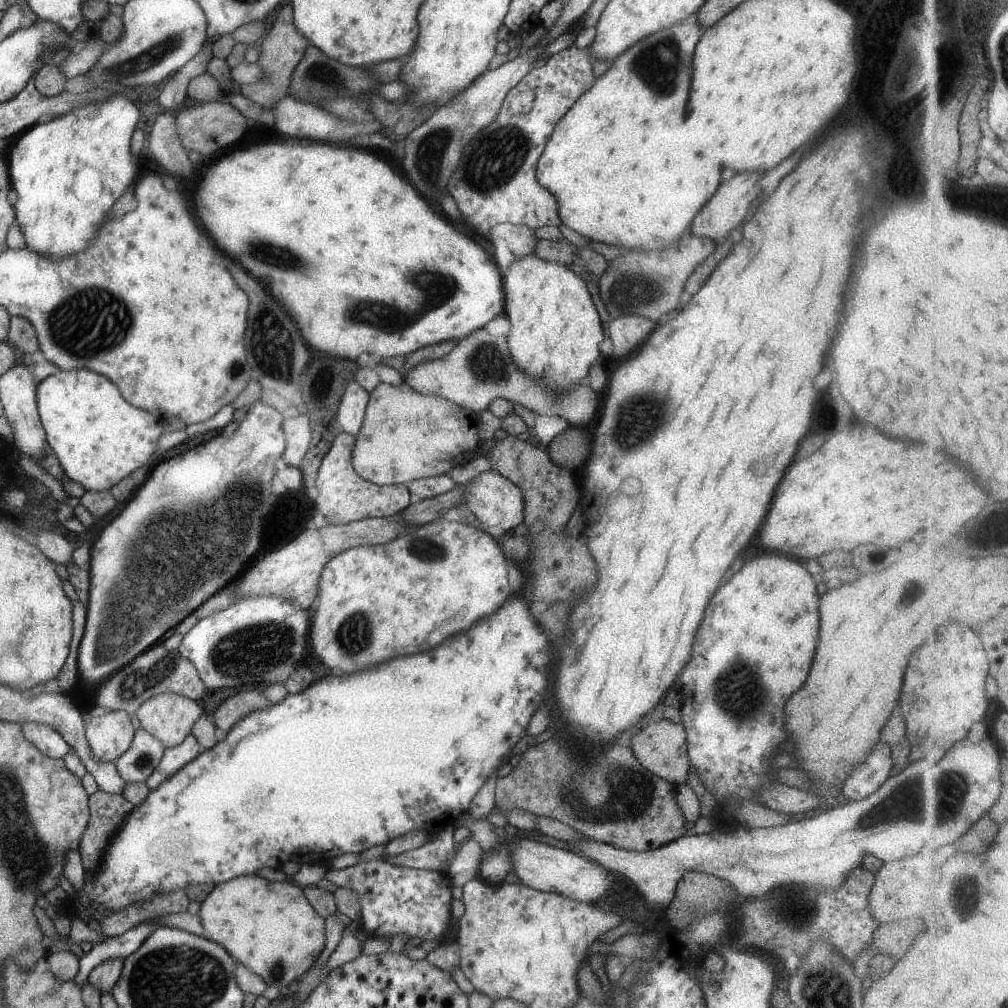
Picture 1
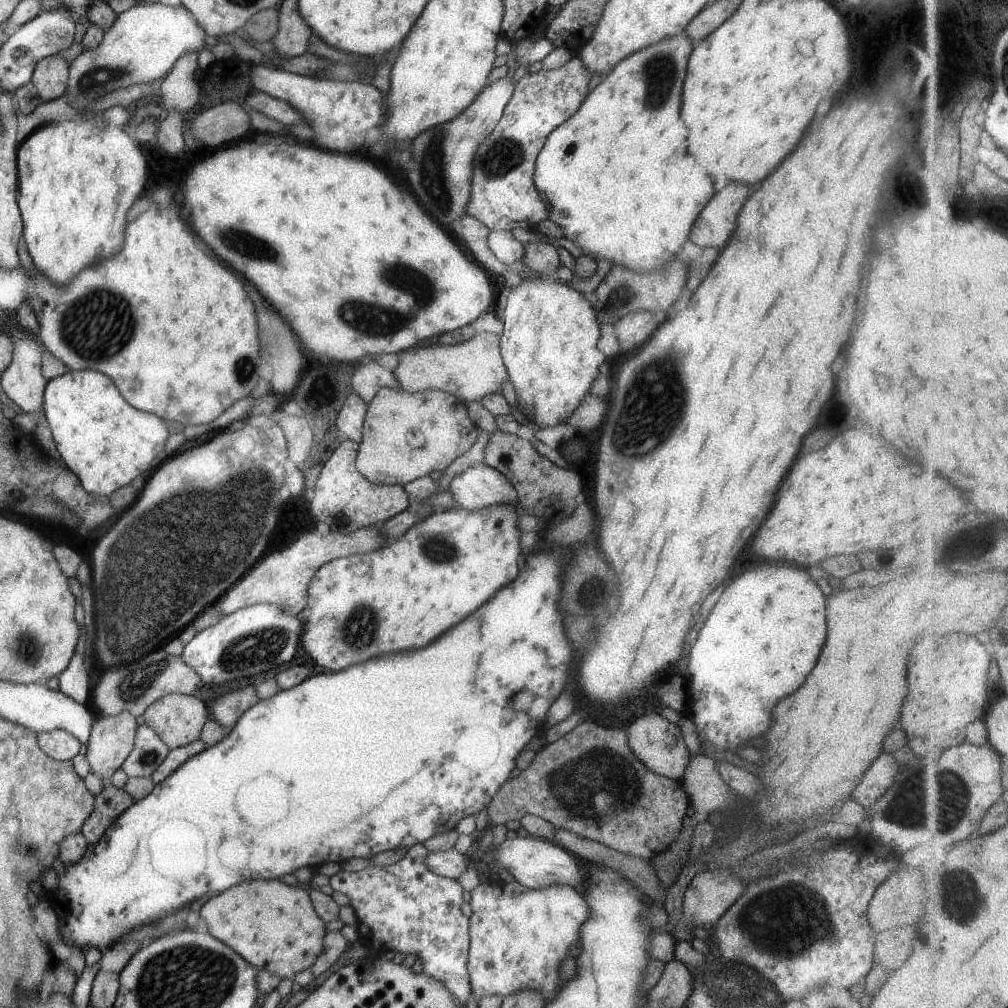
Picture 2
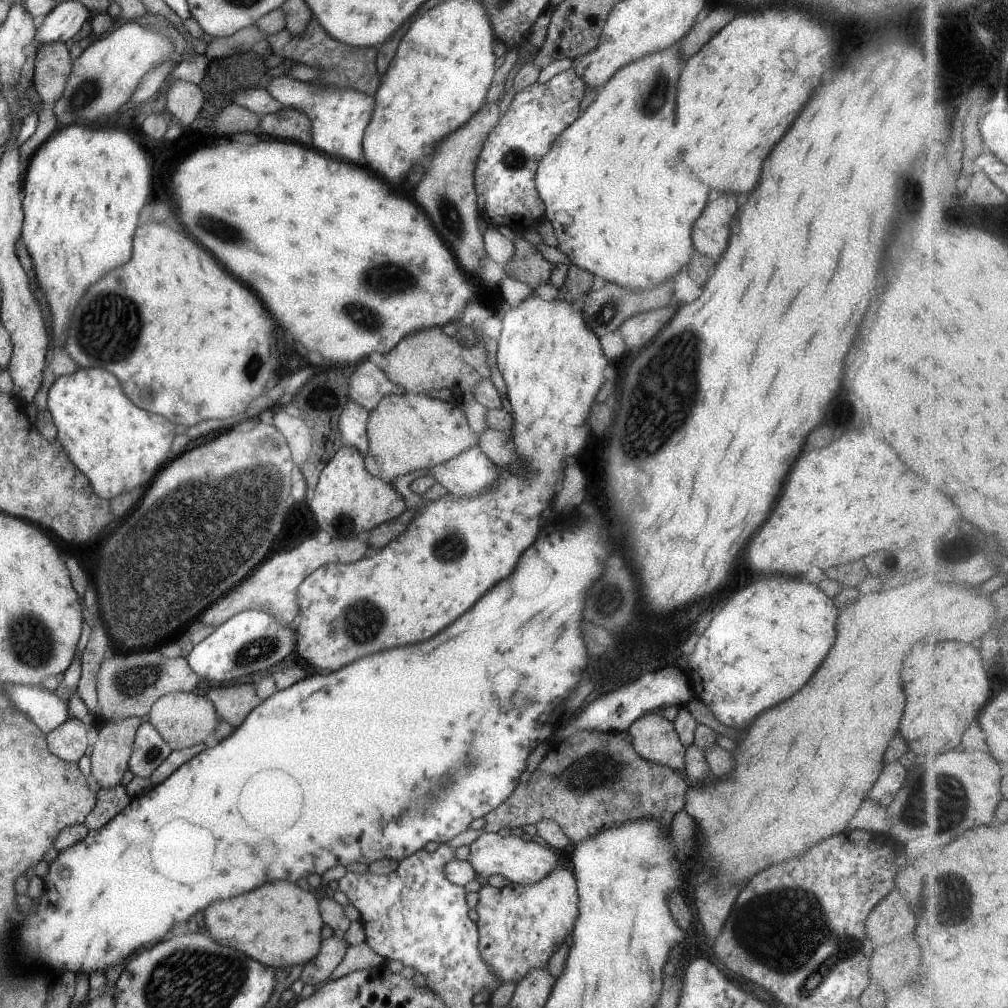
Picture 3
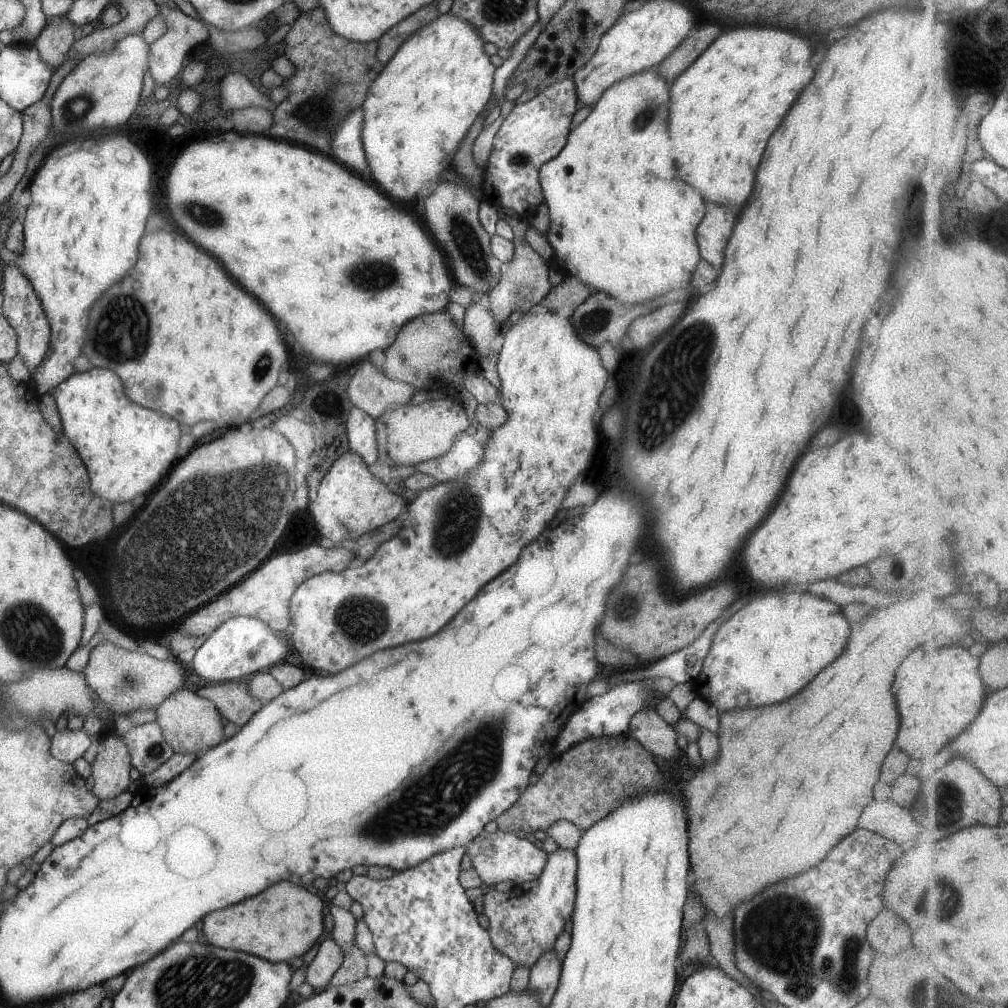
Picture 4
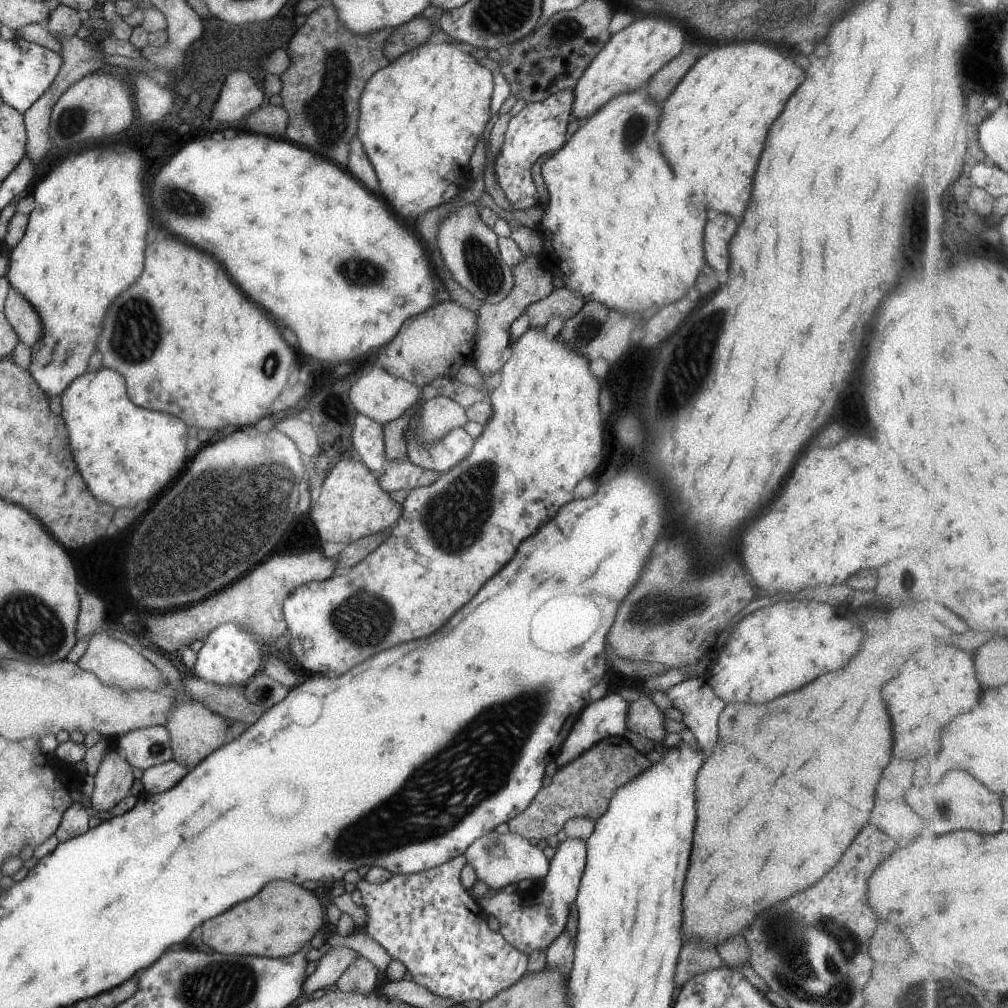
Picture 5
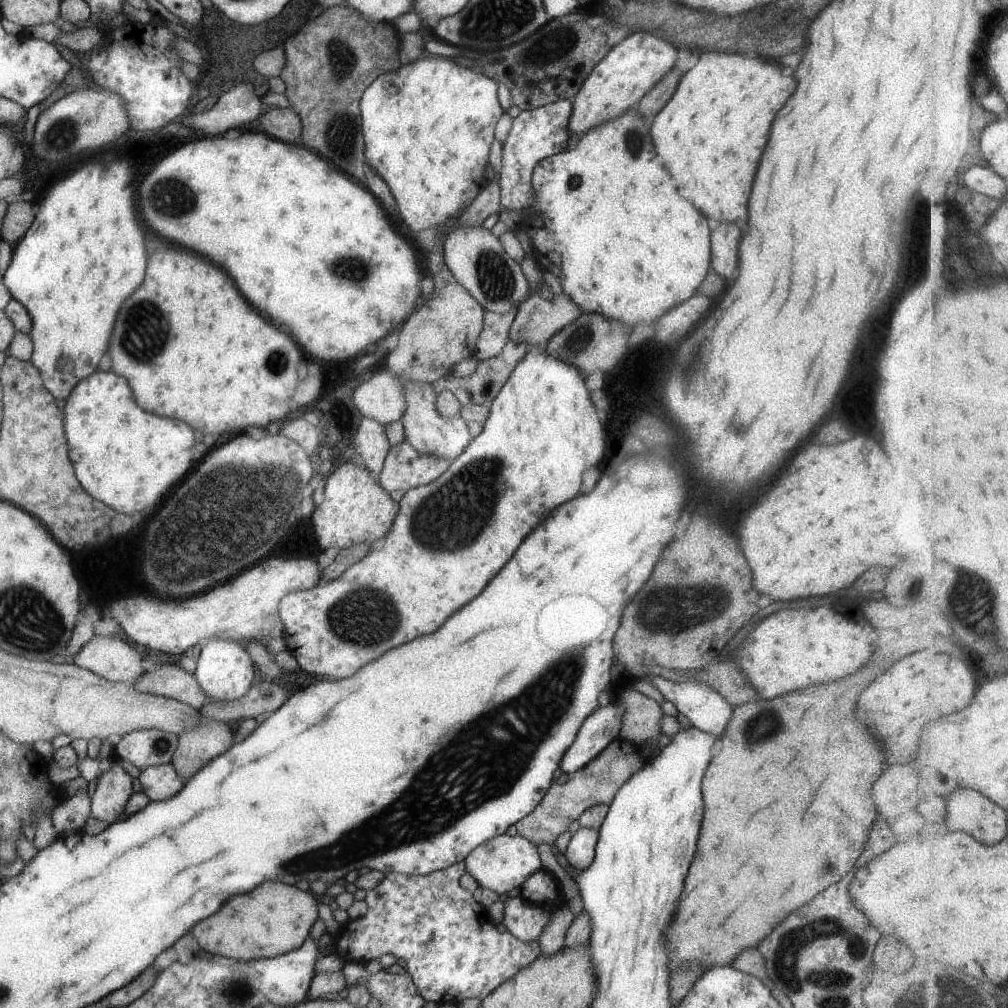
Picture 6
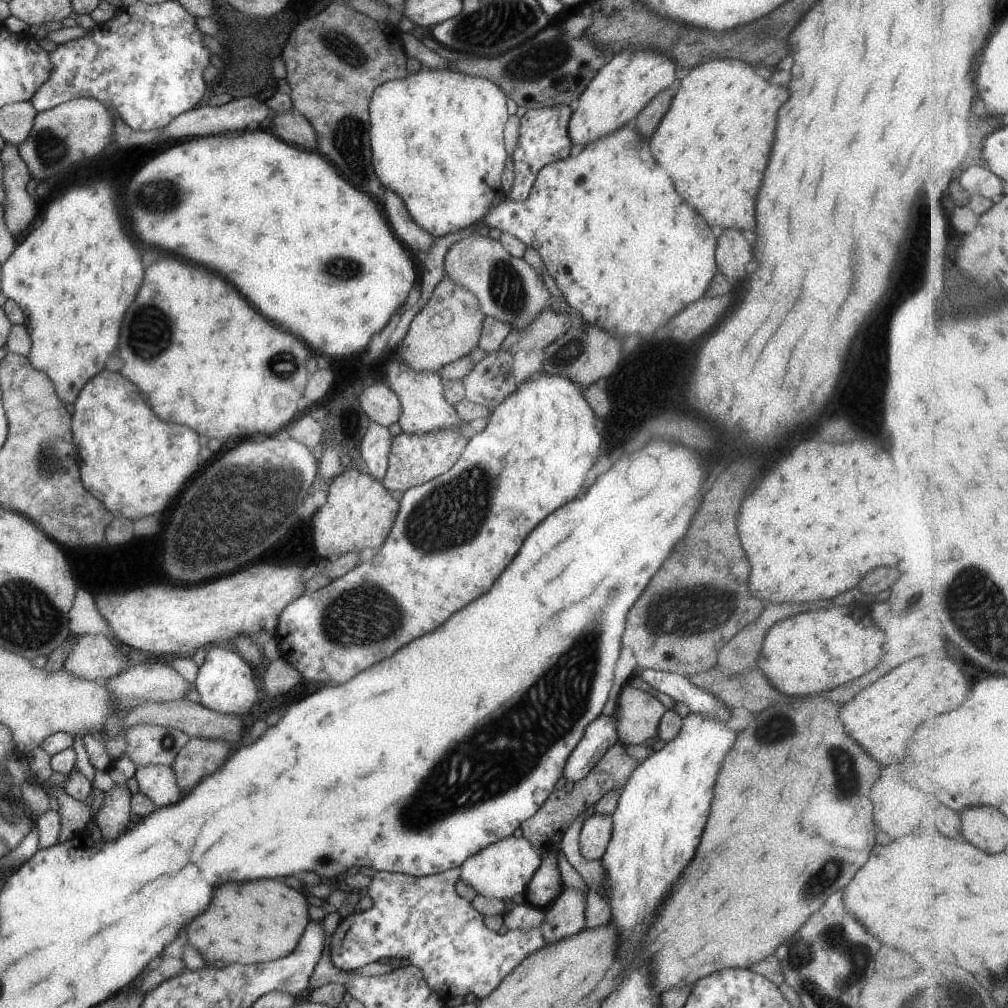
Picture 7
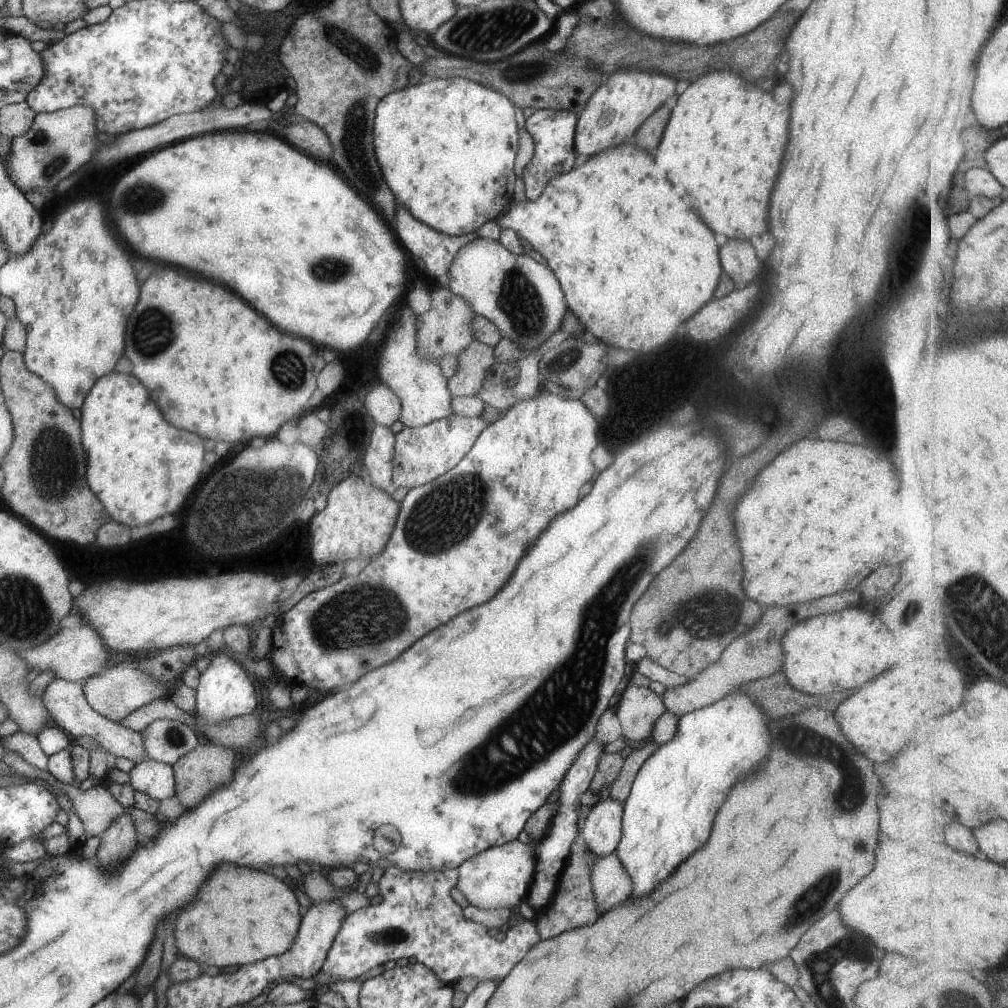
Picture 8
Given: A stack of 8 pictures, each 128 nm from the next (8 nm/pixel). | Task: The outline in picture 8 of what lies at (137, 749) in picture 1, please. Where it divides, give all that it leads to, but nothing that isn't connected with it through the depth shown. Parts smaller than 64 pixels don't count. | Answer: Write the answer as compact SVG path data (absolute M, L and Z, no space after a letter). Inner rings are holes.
M155 719L140 733L146 758L171 767L198 744L189 725L171 719Z

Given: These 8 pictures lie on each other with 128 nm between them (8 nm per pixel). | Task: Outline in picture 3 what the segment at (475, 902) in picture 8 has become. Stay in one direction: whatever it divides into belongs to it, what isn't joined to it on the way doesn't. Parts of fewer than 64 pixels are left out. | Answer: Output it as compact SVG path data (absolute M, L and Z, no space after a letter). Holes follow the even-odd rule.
M483 832L469 844L469 849L470 854L467 861L479 876L488 879L489 876L498 874L509 883L519 885L537 883L549 872L553 872L553 868L562 864L562 854L550 847L546 848L535 842L521 840L521 838L512 835L499 836L497 833Z

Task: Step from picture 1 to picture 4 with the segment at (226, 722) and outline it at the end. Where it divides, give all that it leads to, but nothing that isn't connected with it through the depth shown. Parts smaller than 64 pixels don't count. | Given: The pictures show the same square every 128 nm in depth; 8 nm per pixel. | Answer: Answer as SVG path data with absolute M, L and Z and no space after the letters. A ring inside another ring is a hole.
M243 680L211 683L199 688L196 693L216 706L223 721L238 727L242 727L262 707L261 702L249 694L248 684Z

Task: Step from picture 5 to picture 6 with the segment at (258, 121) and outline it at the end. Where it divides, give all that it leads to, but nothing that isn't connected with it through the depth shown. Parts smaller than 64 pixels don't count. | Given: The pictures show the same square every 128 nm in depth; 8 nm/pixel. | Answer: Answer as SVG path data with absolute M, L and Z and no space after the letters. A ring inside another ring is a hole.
M271 107L259 116L261 130L267 136L284 143L300 144L300 118L290 107Z

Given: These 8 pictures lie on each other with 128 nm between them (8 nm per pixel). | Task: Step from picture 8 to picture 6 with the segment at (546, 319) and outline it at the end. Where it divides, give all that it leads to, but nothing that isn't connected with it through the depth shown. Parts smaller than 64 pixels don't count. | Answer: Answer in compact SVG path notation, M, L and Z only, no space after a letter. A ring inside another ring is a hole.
M481 226L457 228L450 232L442 242L442 260L454 279L485 311L505 314L508 310L516 310L529 295L529 285L519 264L504 253L498 237Z

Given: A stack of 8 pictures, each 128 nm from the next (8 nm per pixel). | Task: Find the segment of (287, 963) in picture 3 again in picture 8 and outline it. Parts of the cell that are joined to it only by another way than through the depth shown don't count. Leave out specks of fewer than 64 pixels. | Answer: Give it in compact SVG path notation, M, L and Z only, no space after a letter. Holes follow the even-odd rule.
M221 864L209 874L199 896L177 914L175 946L182 957L197 965L244 966L285 954L297 934L301 918L294 892L281 880L261 870Z

